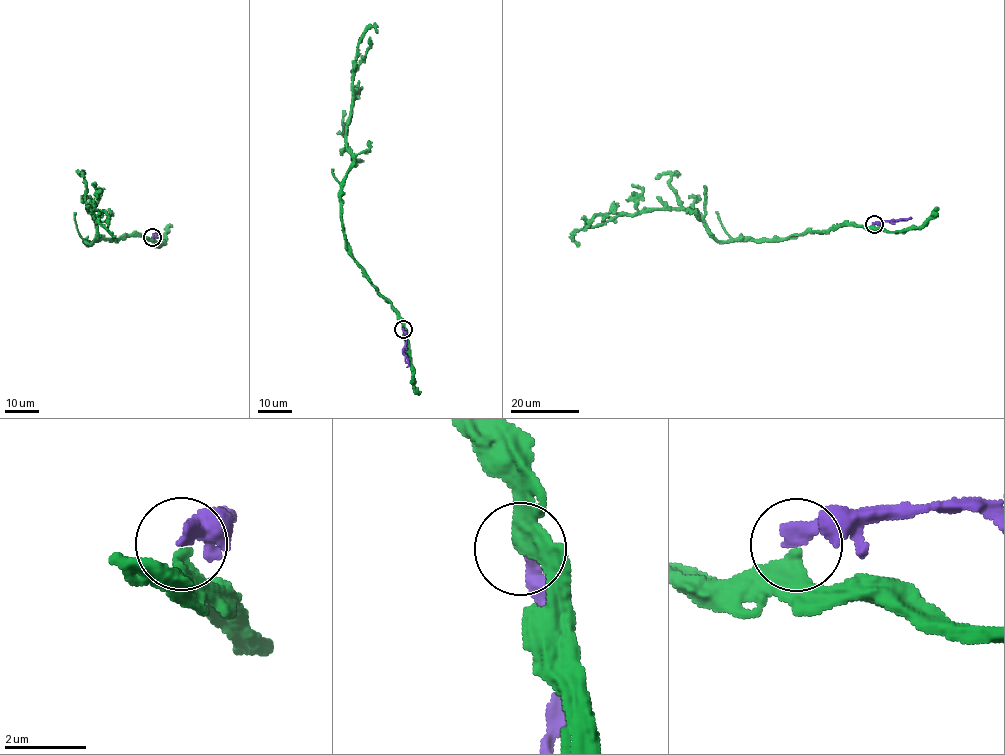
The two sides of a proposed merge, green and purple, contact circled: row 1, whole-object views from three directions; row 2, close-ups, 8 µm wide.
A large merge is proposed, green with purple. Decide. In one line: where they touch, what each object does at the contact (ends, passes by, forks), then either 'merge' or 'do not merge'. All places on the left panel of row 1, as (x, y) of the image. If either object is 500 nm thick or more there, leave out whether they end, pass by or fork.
place (152, 237); green ends; purple ends; do not merge

